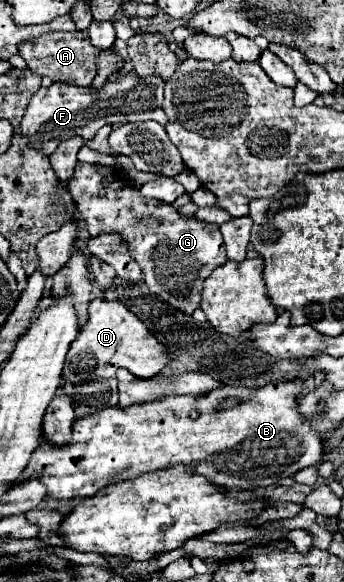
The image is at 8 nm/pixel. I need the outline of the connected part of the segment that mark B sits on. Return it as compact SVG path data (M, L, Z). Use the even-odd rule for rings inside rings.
M294 379L294 381L274 381L256 389L224 387L198 397L170 395L158 401L132 405L126 411L120 407L106 407L100 413L74 421L70 445L52 447L44 439L40 439L40 447L34 451L28 471L24 471L24 477L32 475L32 471L40 471L40 475L44 475L48 495L56 499L92 497L112 483L136 479L144 473L174 467L178 463L192 465L192 469L198 475L204 475L212 479L212 483L220 483L222 487L236 487L236 489L270 487L282 477L292 477L304 467L318 465L322 455L326 453L324 447L326 437L314 431L298 411L298 395L302 393L302 389L304 383L300 379ZM226 399L240 399L240 403L228 409L220 409L220 403ZM190 411L198 411L200 417L192 419Z

